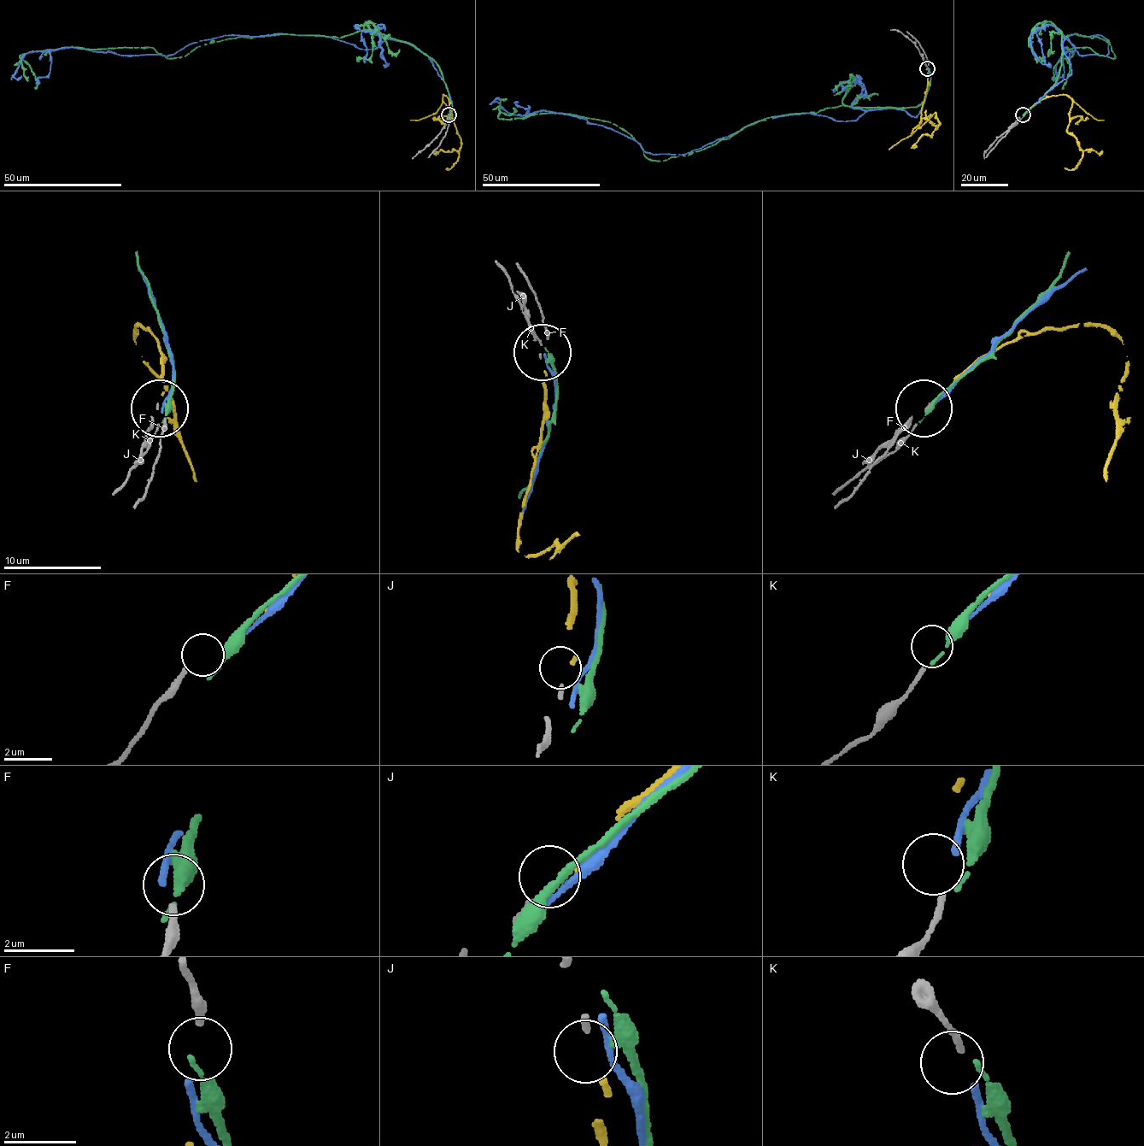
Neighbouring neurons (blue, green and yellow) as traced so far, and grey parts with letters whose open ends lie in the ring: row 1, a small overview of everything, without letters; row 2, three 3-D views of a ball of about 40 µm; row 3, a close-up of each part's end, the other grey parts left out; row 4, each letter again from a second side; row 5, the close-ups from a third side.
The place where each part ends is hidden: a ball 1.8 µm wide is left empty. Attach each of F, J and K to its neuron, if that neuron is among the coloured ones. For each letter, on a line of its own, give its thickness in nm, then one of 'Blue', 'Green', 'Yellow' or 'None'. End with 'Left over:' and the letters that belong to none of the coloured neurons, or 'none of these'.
F: Thickness 240 nm. None
J: Thickness 150 nm. Yellow
K: Thickness 150 nm. Blue
Left over: F

